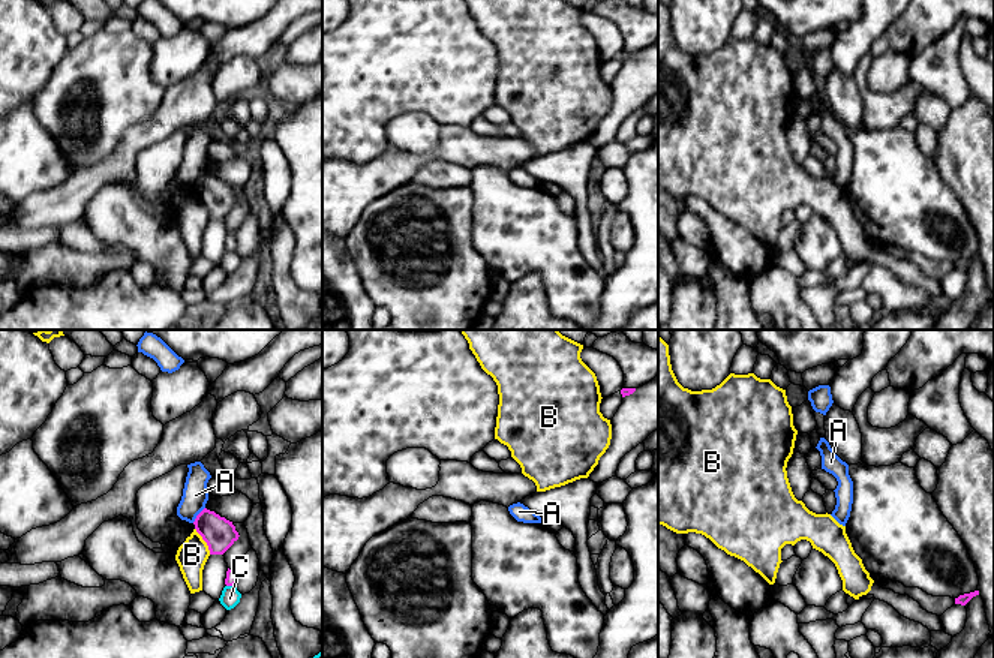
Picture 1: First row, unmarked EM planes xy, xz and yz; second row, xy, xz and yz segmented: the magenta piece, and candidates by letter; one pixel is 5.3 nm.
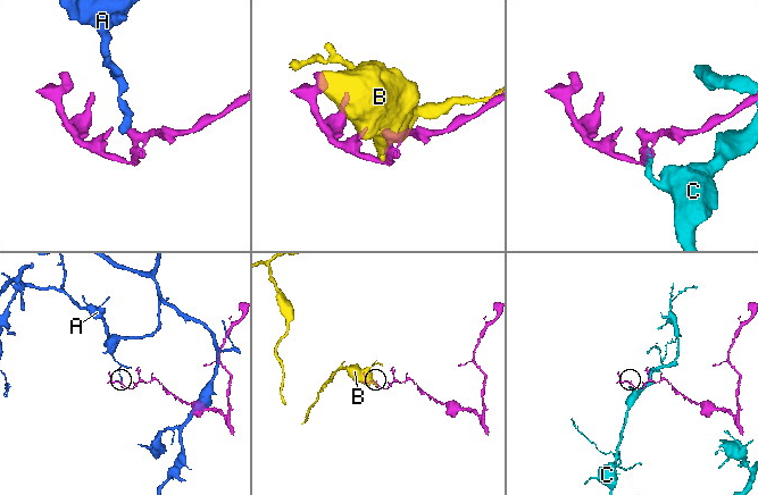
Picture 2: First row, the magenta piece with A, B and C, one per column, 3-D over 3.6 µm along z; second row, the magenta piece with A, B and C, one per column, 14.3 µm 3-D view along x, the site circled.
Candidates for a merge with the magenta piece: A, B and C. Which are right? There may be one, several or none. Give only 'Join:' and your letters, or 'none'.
Join: none

